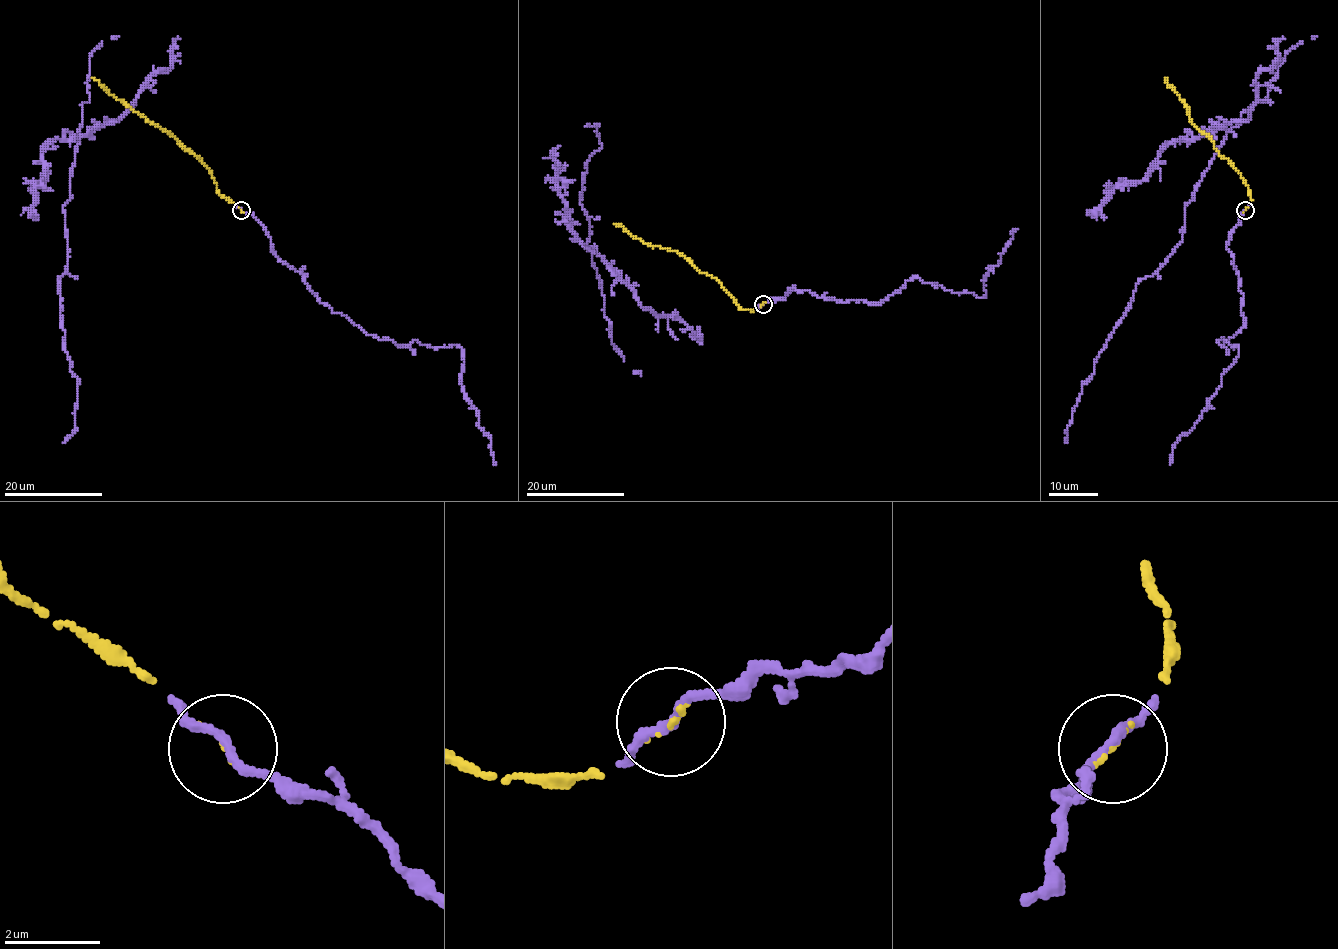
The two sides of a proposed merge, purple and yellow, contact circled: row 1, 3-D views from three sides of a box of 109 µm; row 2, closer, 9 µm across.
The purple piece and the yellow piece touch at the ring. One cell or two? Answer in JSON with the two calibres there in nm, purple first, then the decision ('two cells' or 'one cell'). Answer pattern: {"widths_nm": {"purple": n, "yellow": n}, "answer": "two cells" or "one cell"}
{"widths_nm": {"purple": 170, "yellow": 70}, "answer": "one cell"}

